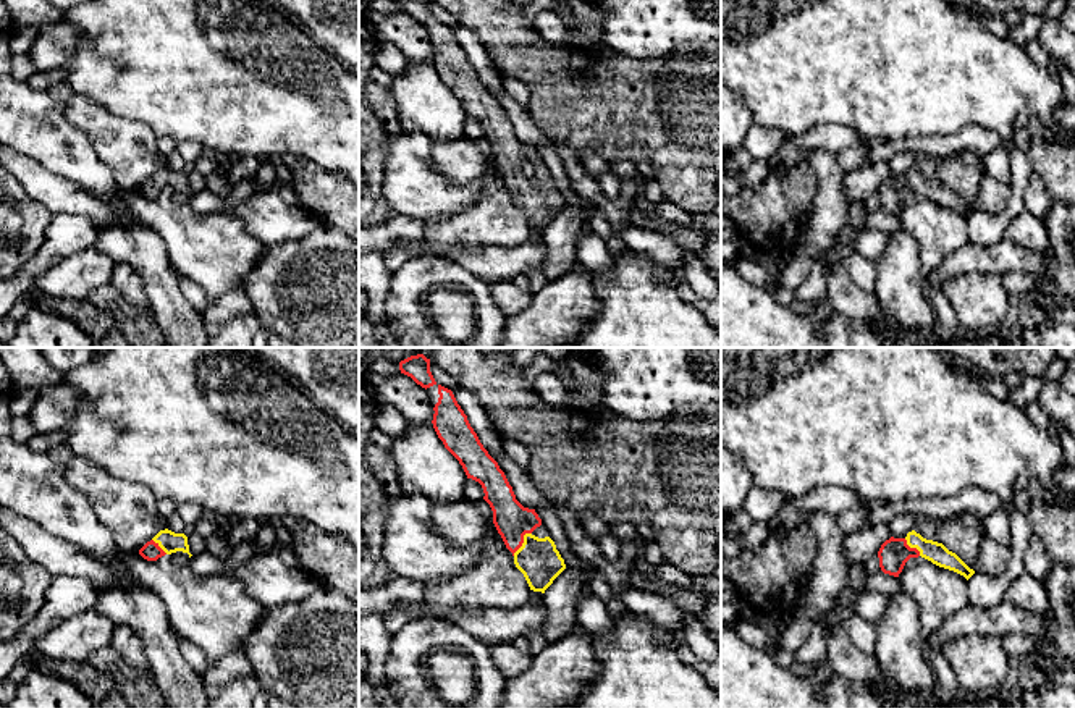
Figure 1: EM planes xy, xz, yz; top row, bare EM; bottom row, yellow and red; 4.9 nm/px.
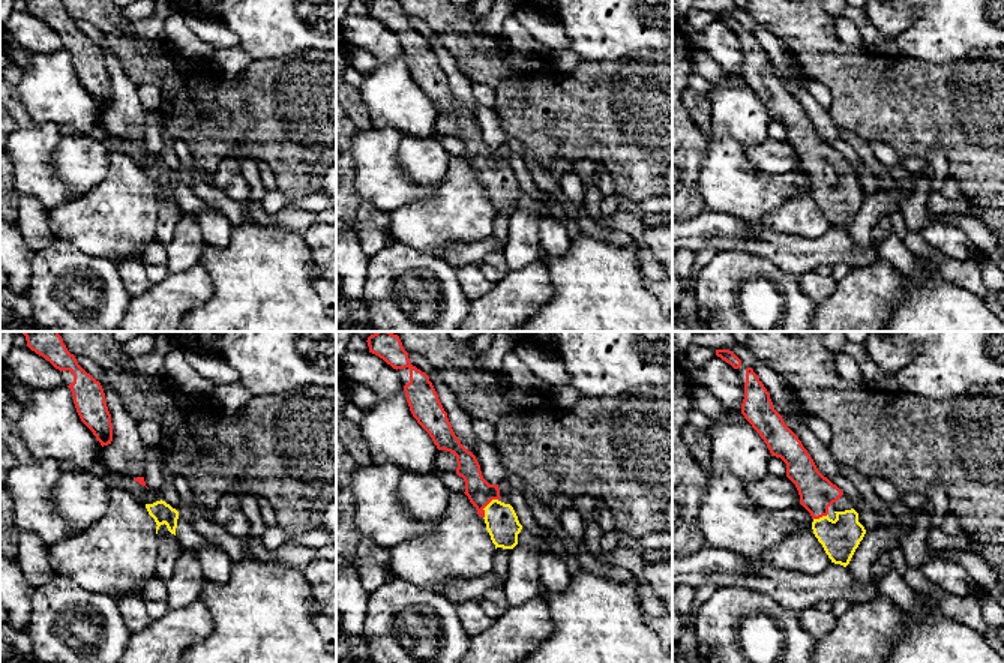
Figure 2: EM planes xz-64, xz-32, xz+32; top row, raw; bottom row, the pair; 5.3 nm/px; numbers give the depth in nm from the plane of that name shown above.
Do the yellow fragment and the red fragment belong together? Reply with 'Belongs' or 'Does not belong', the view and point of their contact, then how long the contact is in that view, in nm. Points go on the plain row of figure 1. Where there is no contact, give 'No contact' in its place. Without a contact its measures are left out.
Belongs. Touches yellow at xz (524, 180). Shared border 150 nm

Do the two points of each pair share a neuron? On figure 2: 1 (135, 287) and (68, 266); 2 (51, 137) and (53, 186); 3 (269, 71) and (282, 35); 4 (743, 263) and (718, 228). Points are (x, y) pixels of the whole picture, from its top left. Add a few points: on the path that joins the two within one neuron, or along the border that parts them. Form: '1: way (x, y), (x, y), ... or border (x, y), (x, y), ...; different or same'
1: border (116, 264), (117, 275), (131, 296); different
2: way (39, 149), (41, 174); same
3: border (308, 50), (252, 62); different
4: border (716, 252), (746, 251), (763, 255), (767, 260); different

